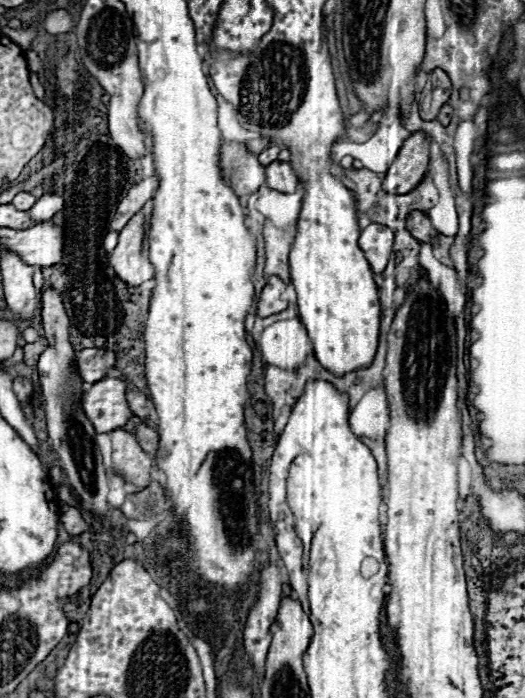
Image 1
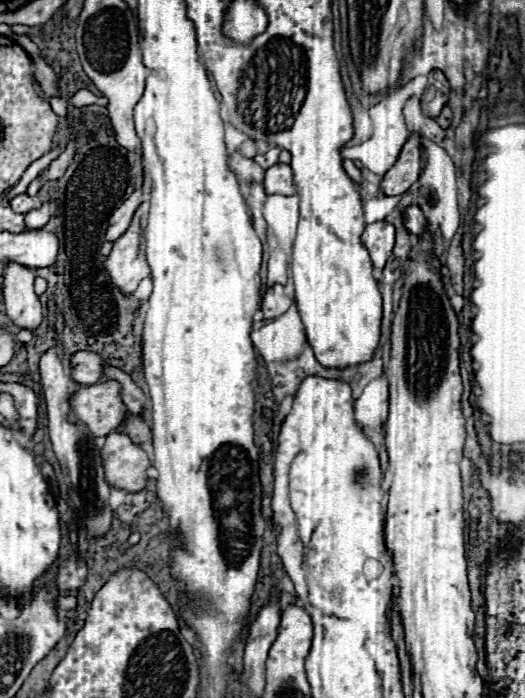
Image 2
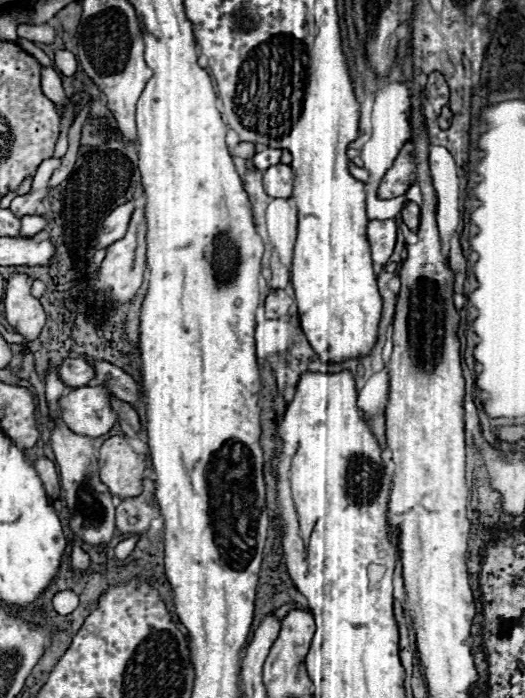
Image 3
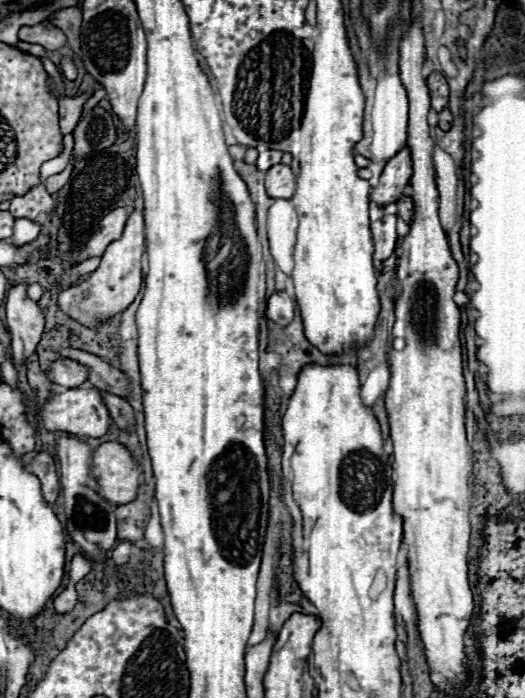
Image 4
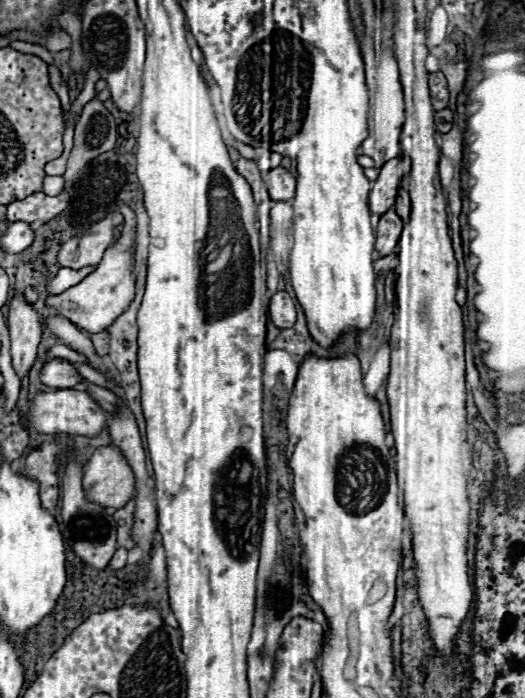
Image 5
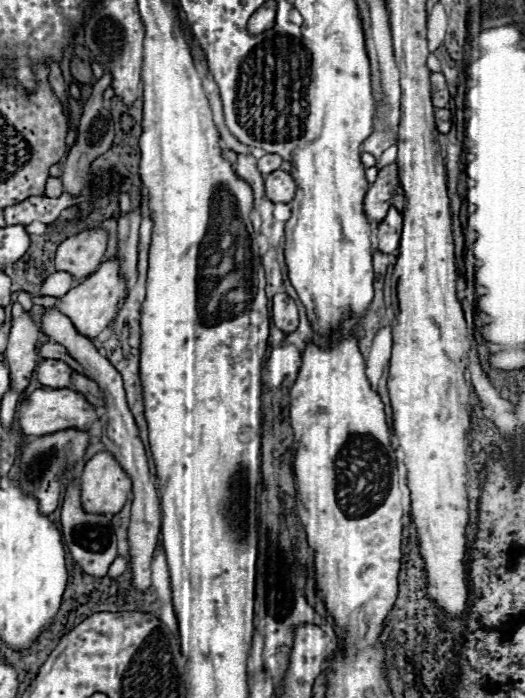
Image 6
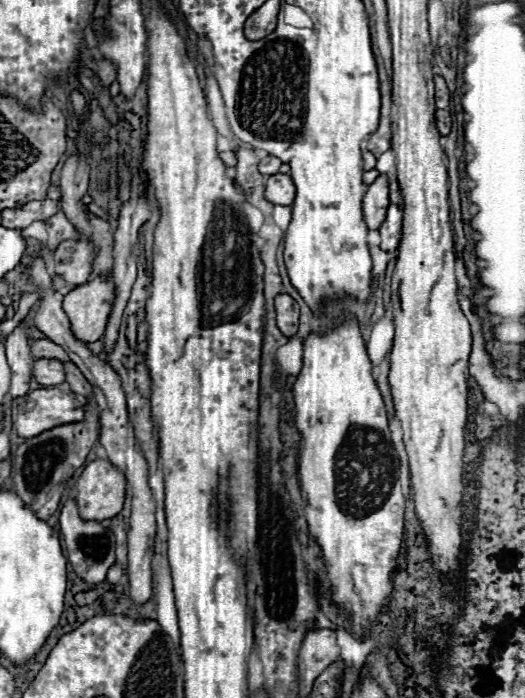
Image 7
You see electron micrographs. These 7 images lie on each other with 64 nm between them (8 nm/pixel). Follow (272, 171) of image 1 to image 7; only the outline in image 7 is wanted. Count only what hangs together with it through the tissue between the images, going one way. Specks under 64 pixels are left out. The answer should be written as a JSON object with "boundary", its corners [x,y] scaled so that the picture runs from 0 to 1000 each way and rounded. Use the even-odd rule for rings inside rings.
{"boundary":[[[522,249],[510,255],[507,264],[507,287],[533,295],[552,295],[564,284],[560,261],[549,249]]]}

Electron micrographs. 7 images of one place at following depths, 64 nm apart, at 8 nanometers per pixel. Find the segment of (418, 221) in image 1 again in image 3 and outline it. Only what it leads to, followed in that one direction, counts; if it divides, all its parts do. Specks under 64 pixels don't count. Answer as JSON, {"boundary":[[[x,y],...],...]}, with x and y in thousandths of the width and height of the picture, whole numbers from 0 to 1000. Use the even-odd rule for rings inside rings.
{"boundary":[[[773,289],[770,298],[766,298],[766,307],[762,307],[766,318],[781,327],[781,330],[792,330],[796,327],[796,315],[800,315],[800,295],[792,289]]]}

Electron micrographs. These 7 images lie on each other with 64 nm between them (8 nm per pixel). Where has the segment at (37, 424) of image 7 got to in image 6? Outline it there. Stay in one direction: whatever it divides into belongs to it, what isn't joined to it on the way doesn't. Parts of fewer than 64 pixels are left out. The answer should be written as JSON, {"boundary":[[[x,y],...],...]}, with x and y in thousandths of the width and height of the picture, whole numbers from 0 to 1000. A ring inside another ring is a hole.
{"boundary":[[[107,556],[107,559],[65,559],[53,570],[46,570],[34,579],[30,599],[46,625],[84,625],[126,613],[168,616],[187,602],[187,590],[175,579],[164,576],[164,570],[156,570],[156,564],[130,556]]]}

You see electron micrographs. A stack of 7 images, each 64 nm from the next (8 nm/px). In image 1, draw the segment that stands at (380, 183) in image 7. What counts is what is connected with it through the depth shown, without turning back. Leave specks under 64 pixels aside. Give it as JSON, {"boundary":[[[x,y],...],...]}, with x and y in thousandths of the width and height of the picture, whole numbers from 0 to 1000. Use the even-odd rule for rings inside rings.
{"boundary":[[[789,189],[762,212],[754,229],[735,246],[728,269],[739,278],[777,278],[811,249],[819,229],[815,198],[808,189]]]}

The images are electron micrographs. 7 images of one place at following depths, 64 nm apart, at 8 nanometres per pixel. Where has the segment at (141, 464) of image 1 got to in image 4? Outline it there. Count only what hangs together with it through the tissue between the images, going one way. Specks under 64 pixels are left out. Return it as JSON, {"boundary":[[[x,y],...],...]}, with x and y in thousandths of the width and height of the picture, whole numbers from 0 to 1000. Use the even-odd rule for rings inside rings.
{"boundary":[[[198,633],[183,642],[171,679],[190,696],[187,708],[217,725],[244,722],[263,708],[267,670],[225,633]]]}

